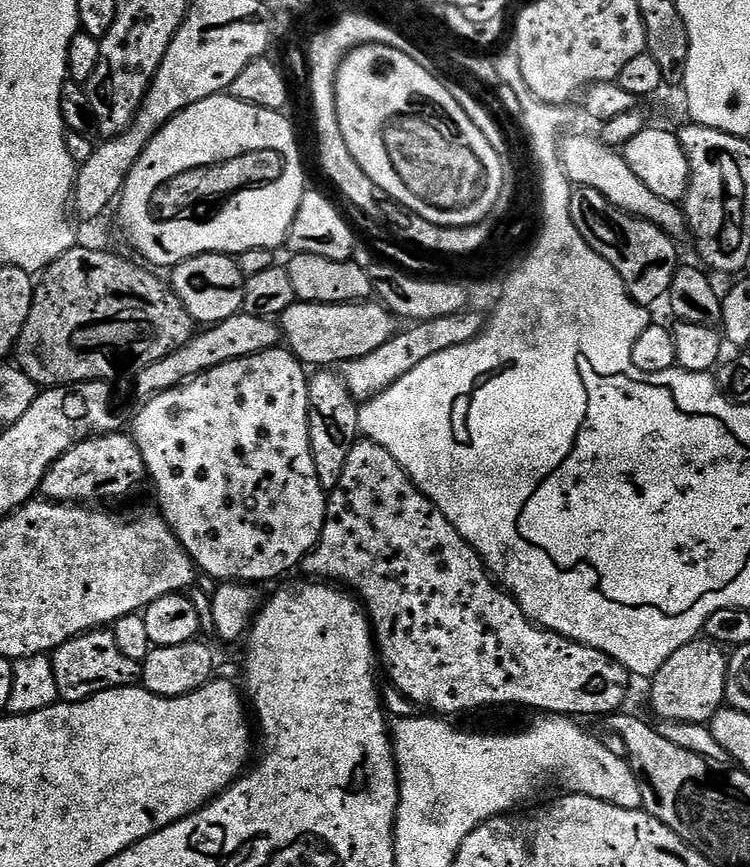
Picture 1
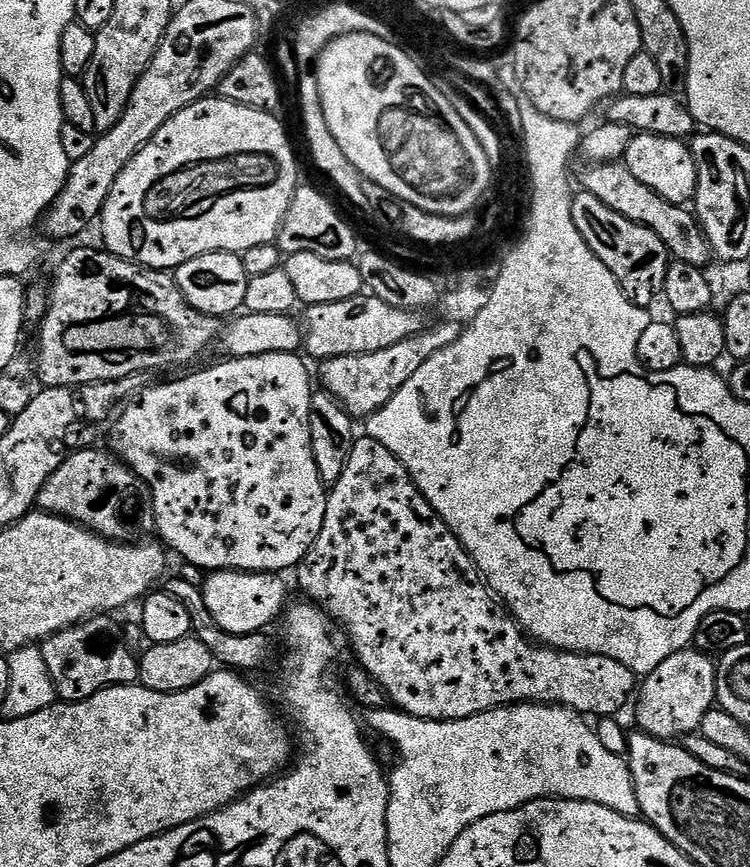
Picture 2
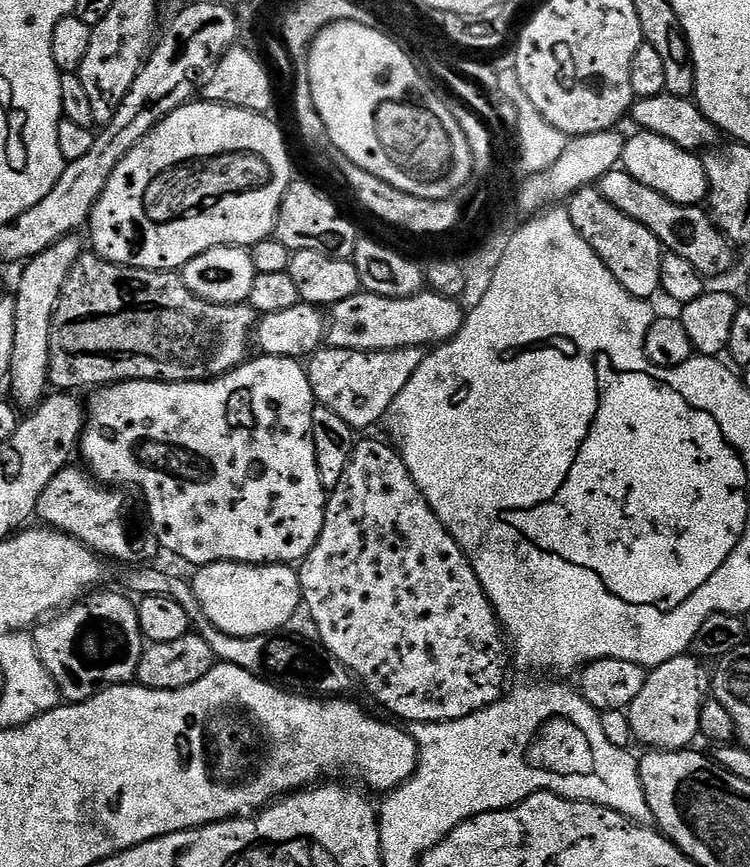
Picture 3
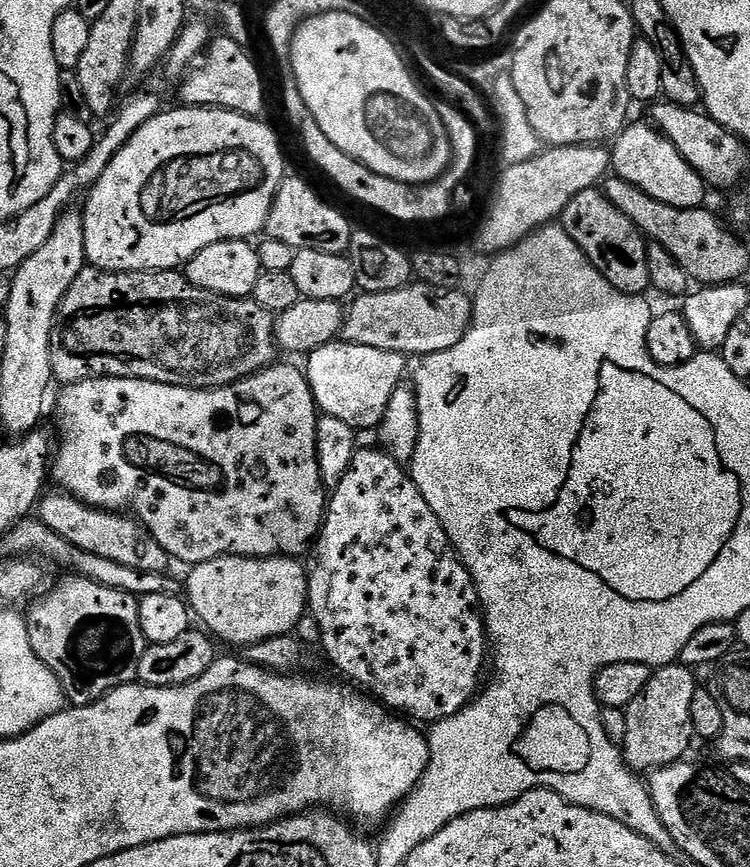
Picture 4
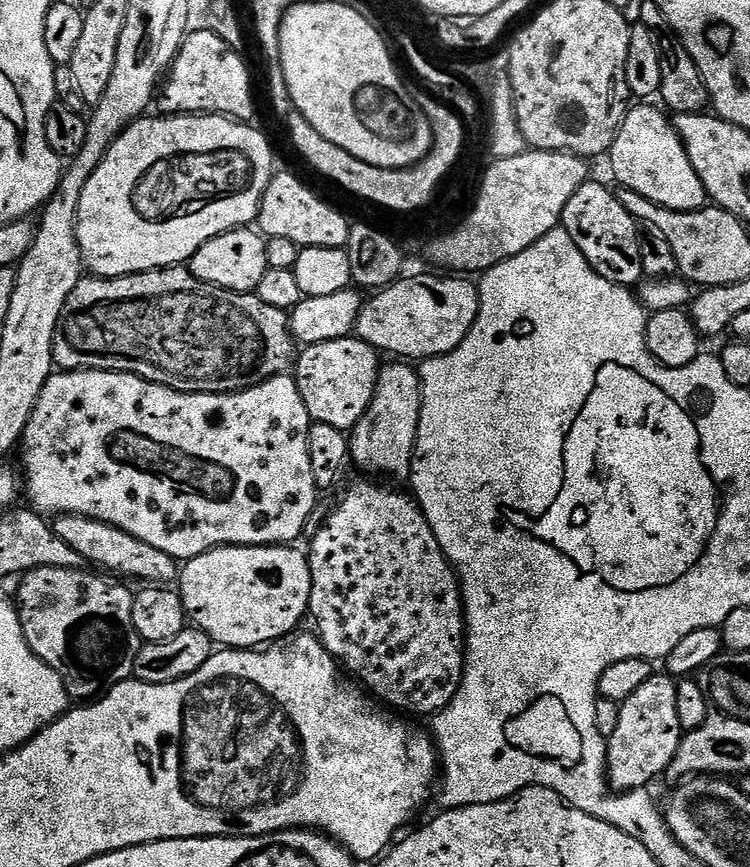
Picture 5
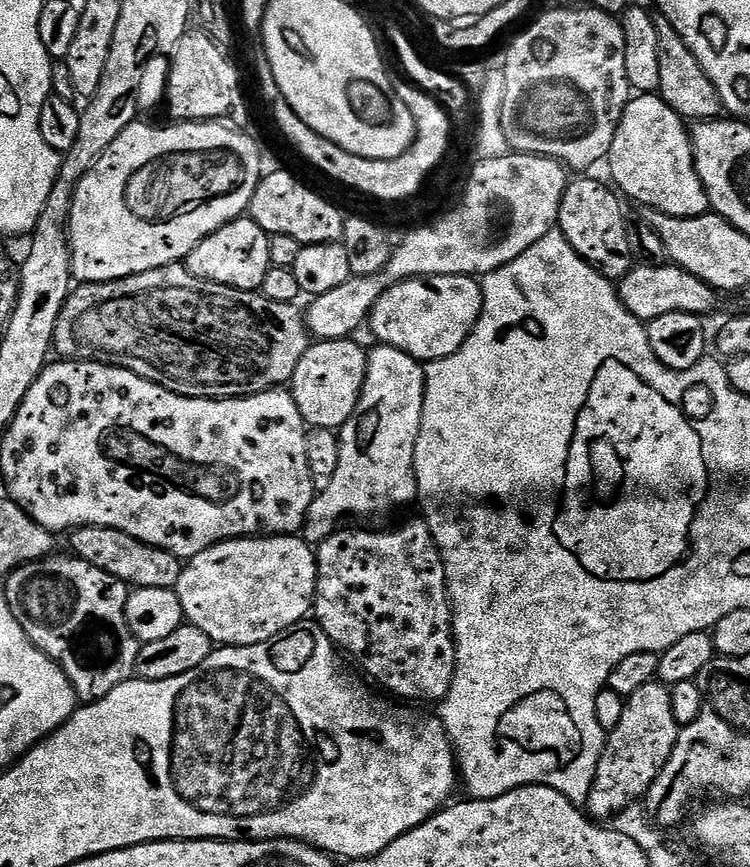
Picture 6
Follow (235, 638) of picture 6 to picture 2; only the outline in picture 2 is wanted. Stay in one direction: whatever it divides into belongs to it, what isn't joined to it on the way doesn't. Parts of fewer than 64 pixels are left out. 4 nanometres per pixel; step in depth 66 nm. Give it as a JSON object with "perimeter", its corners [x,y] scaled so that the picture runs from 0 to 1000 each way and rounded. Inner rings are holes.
{"perimeter":[[[284,660],[276,668],[269,674],[275,700],[285,717],[307,731],[352,729],[356,720],[375,714],[385,696],[380,666],[367,660]]]}

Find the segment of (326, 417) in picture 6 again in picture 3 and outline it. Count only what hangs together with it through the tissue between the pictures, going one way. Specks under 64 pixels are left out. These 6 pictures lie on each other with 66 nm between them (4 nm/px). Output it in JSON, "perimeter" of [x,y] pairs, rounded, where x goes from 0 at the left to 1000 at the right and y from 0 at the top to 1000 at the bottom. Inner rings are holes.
{"perimeter":[[[428,400],[409,421],[416,454],[425,469],[445,473],[456,487],[472,496],[496,494],[516,481],[520,468],[536,454],[541,441],[563,422],[568,409],[564,400],[527,401],[513,406],[479,406]]]}

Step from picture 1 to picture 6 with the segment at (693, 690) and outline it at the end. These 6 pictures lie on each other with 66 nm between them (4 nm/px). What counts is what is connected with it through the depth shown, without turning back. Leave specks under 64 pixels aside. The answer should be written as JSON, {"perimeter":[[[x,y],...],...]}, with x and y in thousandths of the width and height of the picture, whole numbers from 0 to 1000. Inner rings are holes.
{"perimeter":[[[868,787],[852,791],[836,803],[824,837],[809,845],[787,907],[783,940],[796,948],[811,948],[836,938],[847,923],[857,924],[888,884],[907,841],[908,836],[899,833],[899,824],[891,813],[891,794],[887,790]]]}

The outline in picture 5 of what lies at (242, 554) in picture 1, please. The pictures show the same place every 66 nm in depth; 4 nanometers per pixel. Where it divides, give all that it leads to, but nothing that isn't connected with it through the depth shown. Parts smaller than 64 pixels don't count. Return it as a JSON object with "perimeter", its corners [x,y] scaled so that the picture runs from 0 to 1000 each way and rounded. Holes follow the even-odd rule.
{"perimeter":[[[80,427],[65,434],[61,445],[56,445],[56,452],[51,454],[40,484],[35,487],[32,503],[24,513],[27,531],[32,534],[29,563],[35,572],[37,567],[36,580],[53,593],[69,591],[68,593],[117,595],[121,600],[133,600],[137,604],[152,607],[189,625],[196,625],[199,630],[205,630],[205,634],[216,634],[216,639],[227,639],[236,648],[257,646],[283,632],[303,632],[305,627],[389,630],[396,626],[395,622],[400,617],[407,617],[411,600],[424,586],[424,564],[419,556],[419,542],[413,542],[411,513],[411,494],[416,488],[419,487],[411,481],[393,437],[384,431],[351,438],[337,448],[324,448],[321,452],[239,452],[172,429]]]}

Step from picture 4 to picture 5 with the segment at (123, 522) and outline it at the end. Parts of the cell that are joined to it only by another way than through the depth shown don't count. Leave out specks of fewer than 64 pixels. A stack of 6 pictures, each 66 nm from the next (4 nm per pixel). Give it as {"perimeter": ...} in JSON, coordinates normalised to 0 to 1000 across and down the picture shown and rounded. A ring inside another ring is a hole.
{"perimeter":[[[80,593],[68,601],[68,607],[72,616],[116,646],[119,652],[129,651],[133,654],[129,656],[151,666],[169,667],[172,670],[192,669],[187,671],[197,676],[224,676],[236,668],[237,648],[232,642],[216,639],[216,634],[205,634],[205,630],[199,630],[196,625],[189,625],[152,607],[137,604],[133,600],[121,600],[117,595]]]}

